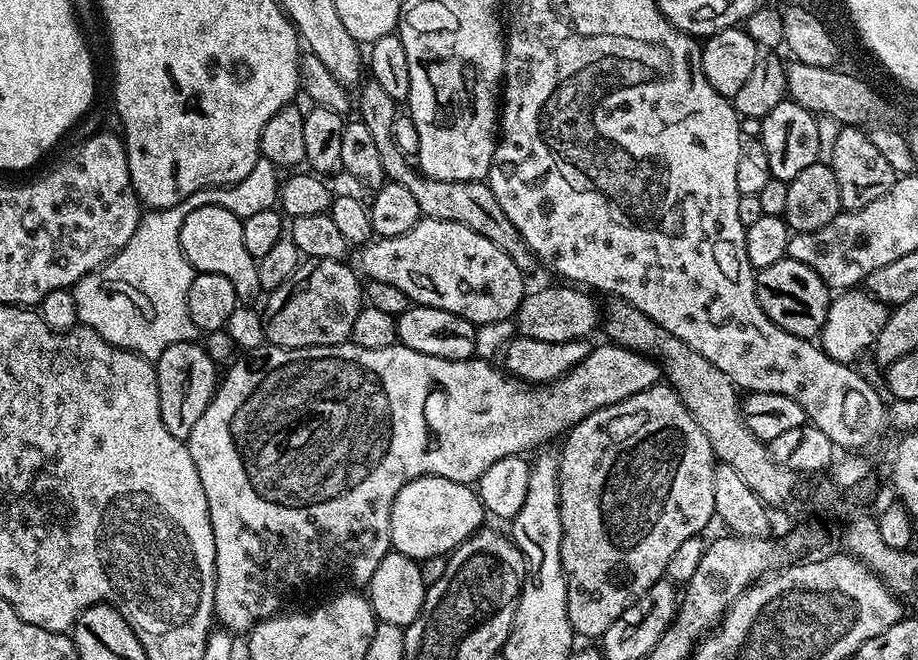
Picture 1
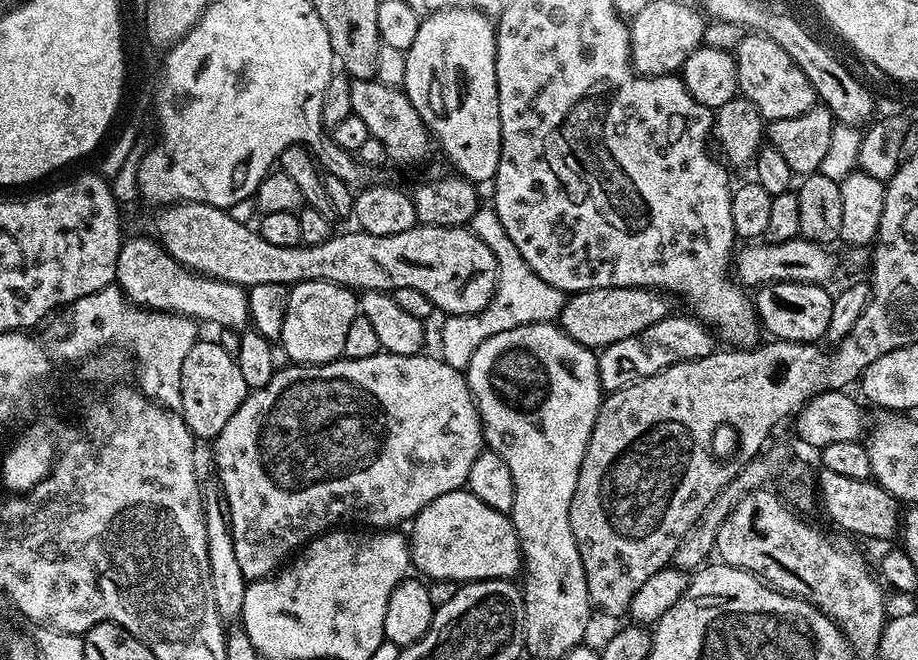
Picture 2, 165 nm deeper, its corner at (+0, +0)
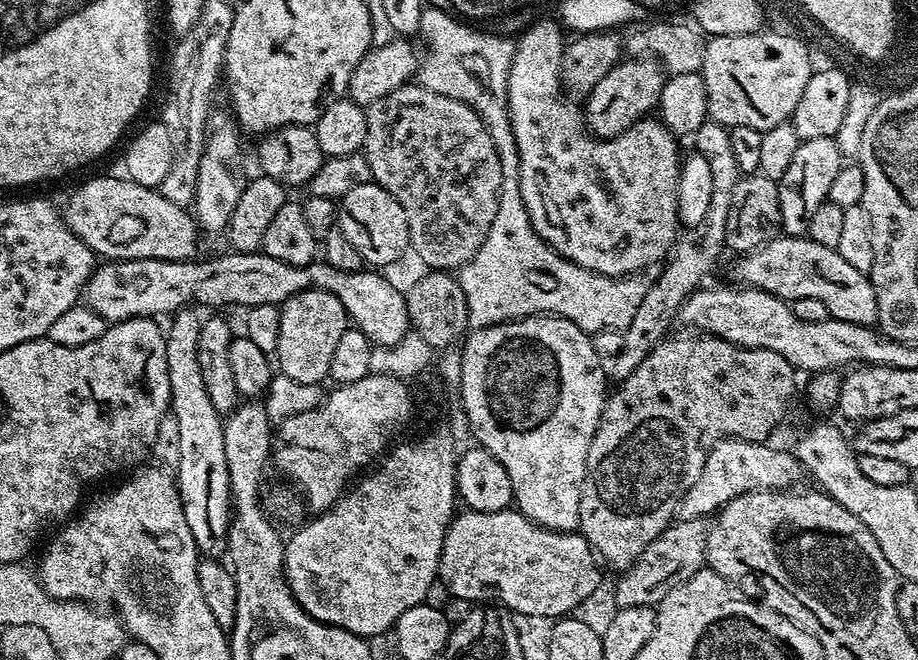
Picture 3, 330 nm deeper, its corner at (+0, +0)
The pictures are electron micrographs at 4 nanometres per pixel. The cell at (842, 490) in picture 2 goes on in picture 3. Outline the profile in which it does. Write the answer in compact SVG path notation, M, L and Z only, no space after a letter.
M725 436L719 440L706 454L706 466L702 466L702 474L698 474L698 482L686 490L682 502L676 507L676 520L697 520L707 517L706 514L717 513L724 508L735 496L741 496L747 492L757 490L788 490L792 484L802 475L802 465L791 451L779 452L776 448L771 448L771 443L757 442L755 440L740 440L737 436Z

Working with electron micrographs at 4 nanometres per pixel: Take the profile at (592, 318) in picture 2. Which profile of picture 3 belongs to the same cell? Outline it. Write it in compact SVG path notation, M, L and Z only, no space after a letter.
M775 236L769 244L745 252L732 268L732 276L737 285L761 288L774 294L779 300L789 302L798 298L818 298L828 308L833 320L850 322L863 328L873 327L881 319L878 298L871 279L862 271L854 270L842 254L822 242L814 242L807 236Z

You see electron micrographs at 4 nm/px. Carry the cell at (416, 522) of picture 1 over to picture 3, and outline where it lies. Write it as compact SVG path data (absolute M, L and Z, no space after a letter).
M464 510L453 515L451 524L448 525L444 535L444 545L440 555L440 570L438 573L441 581L448 583L447 591L458 598L468 599L471 602L499 602L503 607L511 610L517 617L520 616L552 616L551 618L564 618L579 606L583 600L588 600L596 592L600 584L600 568L598 557L592 551L592 545L586 542L586 538L579 531L574 532L552 532L548 528L542 528L526 519L518 510L505 510L502 512L474 512Z

